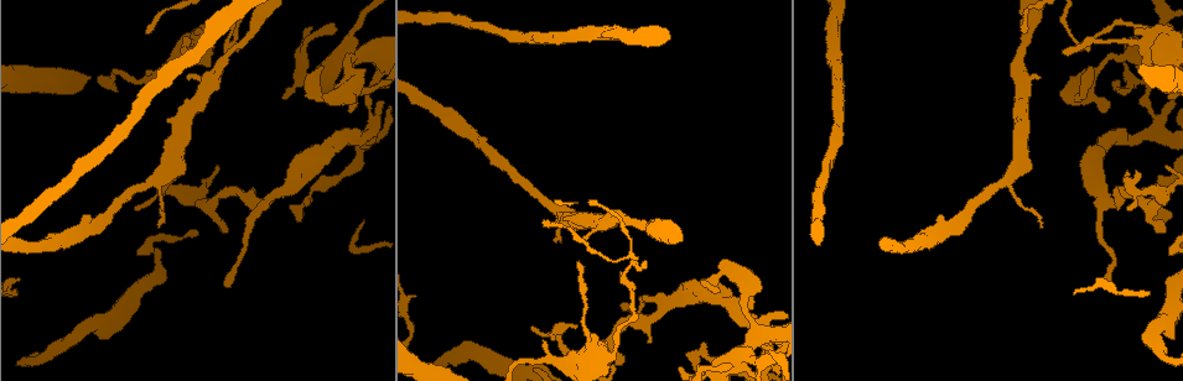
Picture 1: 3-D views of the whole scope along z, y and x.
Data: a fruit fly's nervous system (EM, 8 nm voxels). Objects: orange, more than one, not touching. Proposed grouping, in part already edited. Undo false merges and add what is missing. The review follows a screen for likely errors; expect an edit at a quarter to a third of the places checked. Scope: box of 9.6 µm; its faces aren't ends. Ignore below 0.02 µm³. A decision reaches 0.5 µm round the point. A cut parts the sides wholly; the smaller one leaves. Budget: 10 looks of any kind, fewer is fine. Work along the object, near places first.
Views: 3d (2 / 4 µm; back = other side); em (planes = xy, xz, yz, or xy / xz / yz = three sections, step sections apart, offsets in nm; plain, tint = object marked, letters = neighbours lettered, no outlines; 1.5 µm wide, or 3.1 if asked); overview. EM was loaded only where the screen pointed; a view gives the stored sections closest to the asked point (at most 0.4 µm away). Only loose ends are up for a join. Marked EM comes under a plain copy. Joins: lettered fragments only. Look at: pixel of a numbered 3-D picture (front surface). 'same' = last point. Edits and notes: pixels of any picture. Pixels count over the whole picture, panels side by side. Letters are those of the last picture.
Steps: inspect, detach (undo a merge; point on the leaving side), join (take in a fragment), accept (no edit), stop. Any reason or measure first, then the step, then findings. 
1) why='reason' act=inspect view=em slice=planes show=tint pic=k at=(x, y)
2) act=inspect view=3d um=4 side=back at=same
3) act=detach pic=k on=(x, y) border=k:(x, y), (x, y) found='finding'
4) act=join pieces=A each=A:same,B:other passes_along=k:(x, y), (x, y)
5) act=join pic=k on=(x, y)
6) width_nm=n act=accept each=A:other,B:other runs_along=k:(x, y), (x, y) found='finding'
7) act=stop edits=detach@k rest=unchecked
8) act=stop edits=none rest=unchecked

why='thick end' act=inspect view=em slice=planes show=letters pic=1 at=(1144, 61)

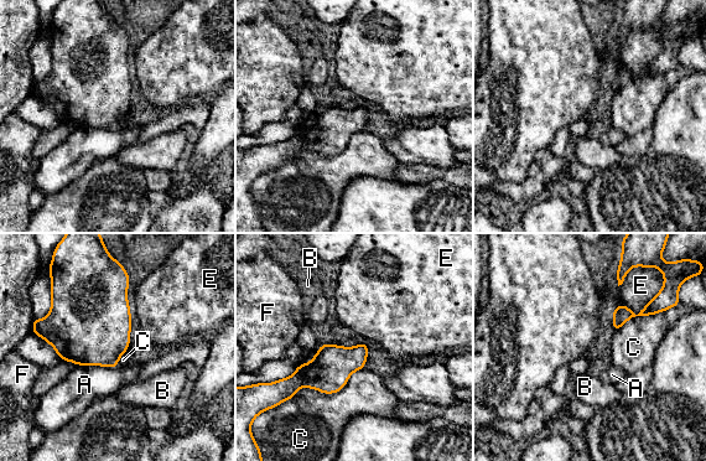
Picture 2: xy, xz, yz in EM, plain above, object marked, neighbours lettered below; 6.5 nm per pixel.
act=accept each=A:other,B:other,C:other,E:other,F:other border=2:(76, 364), (117, 367) found='no lettered fragment goes on from it'

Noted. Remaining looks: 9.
why='sharp bend' act=inspect view=em slice=planes show=letters pic=1 at=(299, 208)

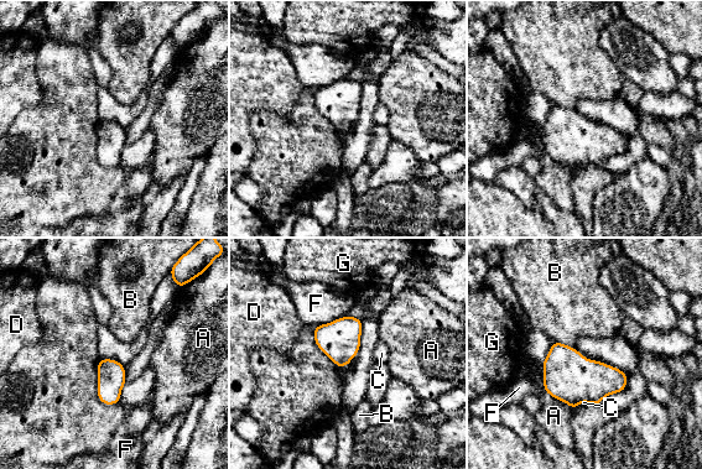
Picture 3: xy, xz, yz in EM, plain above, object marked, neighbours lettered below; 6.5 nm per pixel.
act=accept each=A:other,B:other,C:other,D:other,F:other,G:other border=3:(554, 339), (573, 348) found='all the same neuron'

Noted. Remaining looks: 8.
why='sharp bend' act=inspect view=em slice=planes show=tint pic=1 at=(1154, 126)

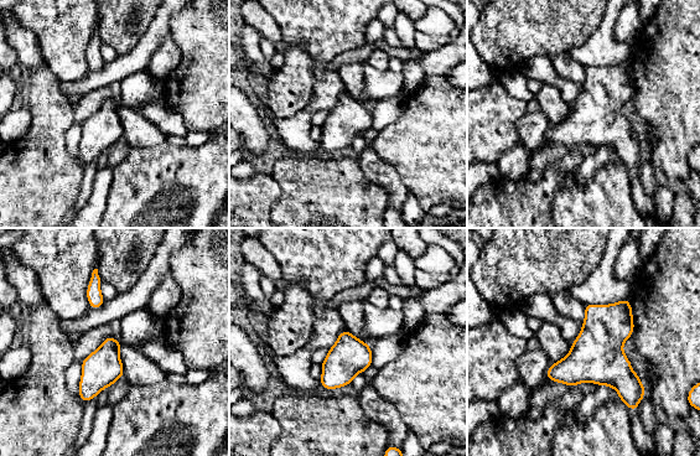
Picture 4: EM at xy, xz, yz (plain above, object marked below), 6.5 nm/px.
why='what lies round it' act=inspect view=em slice=planes show=letters at=same

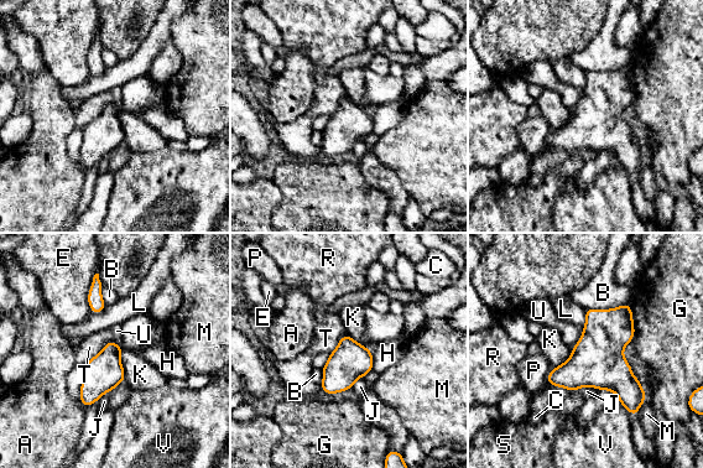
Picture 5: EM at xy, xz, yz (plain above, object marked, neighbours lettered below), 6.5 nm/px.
width_nm=240 act=accept each=A:other,B:other,C:other,E:other,G:other,H:other,J:other,K:other,L:other,M:other,P:other,R:other,S:other,T:other,U:other,V:other border=5:(121, 348), (120, 357), (125, 379) found='all the same neuron'

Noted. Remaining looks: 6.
why='sudden change in width' act=inspect view=em slice=planes show=letters pic=1 at=(1019, 75)

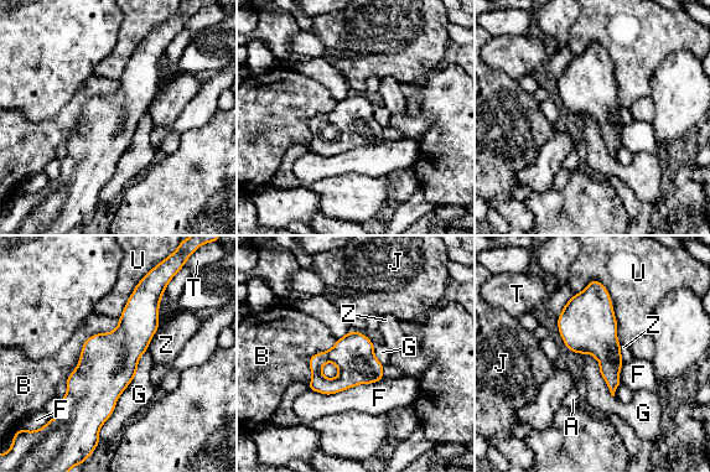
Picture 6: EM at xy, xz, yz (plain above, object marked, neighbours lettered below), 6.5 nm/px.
width_nm=280 act=accept each=A:other,B:other,F:other,G:other,J:other,T:other,U:other,Z:other runs_along=6:(149, 276), (104, 416) found='one neuron here'

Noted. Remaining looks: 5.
act=stop edits=none rest=unchecked

